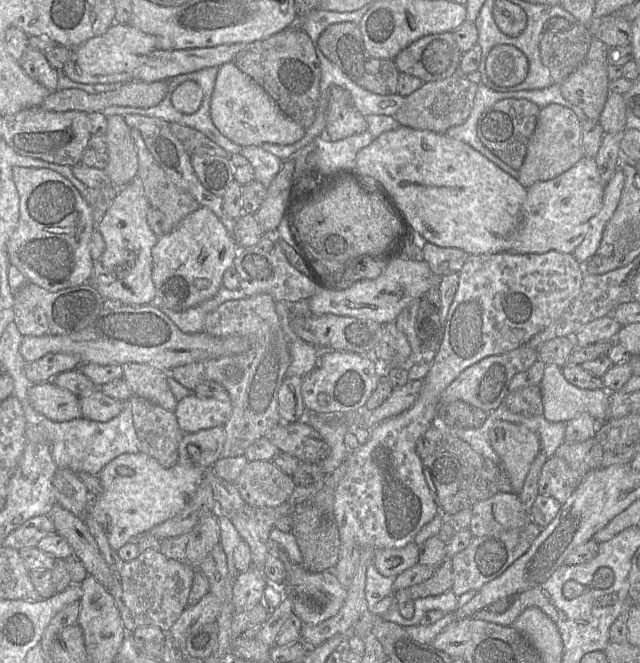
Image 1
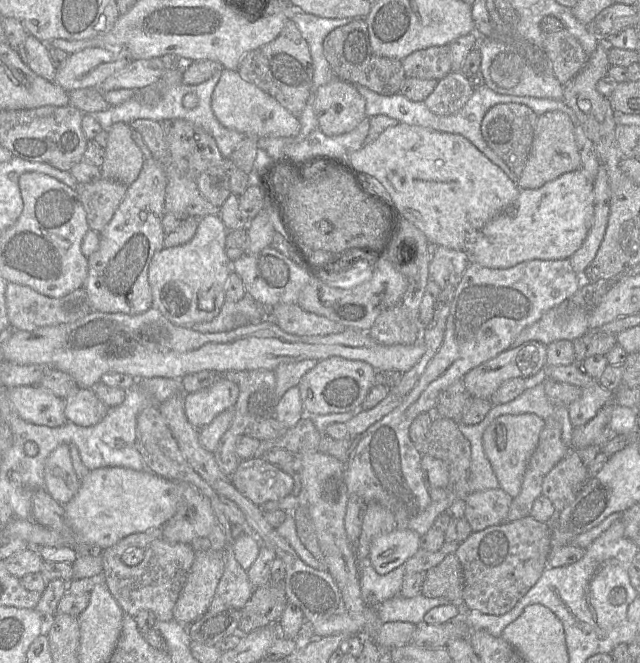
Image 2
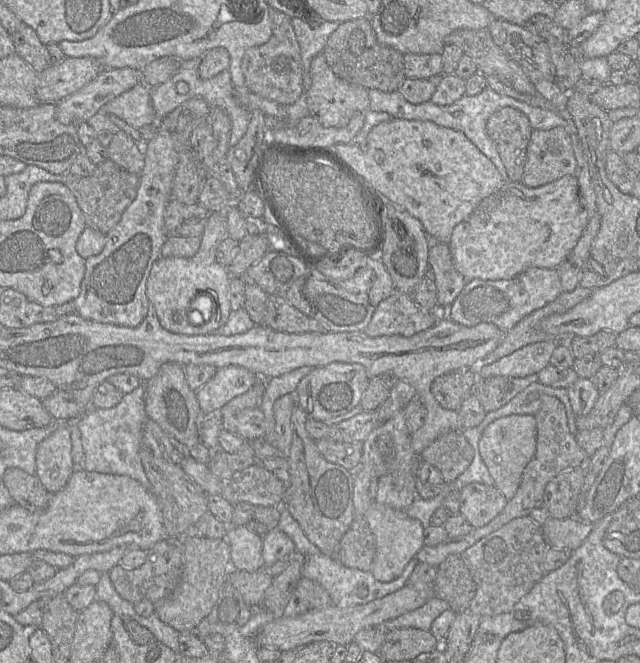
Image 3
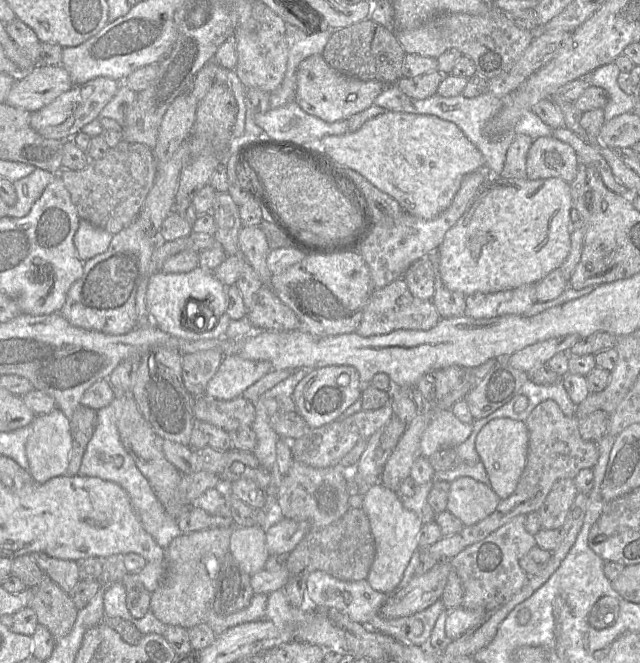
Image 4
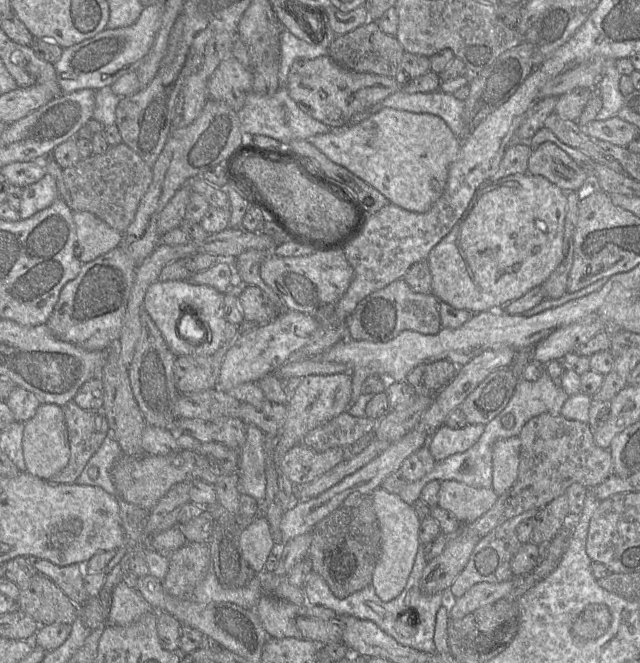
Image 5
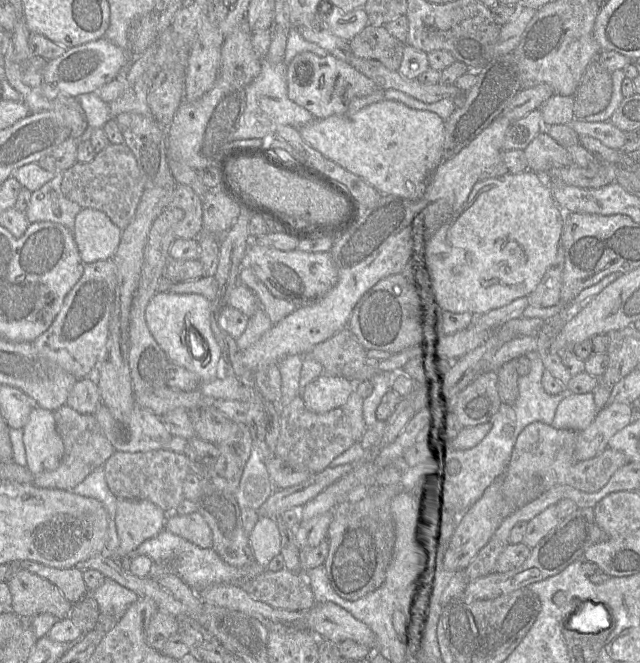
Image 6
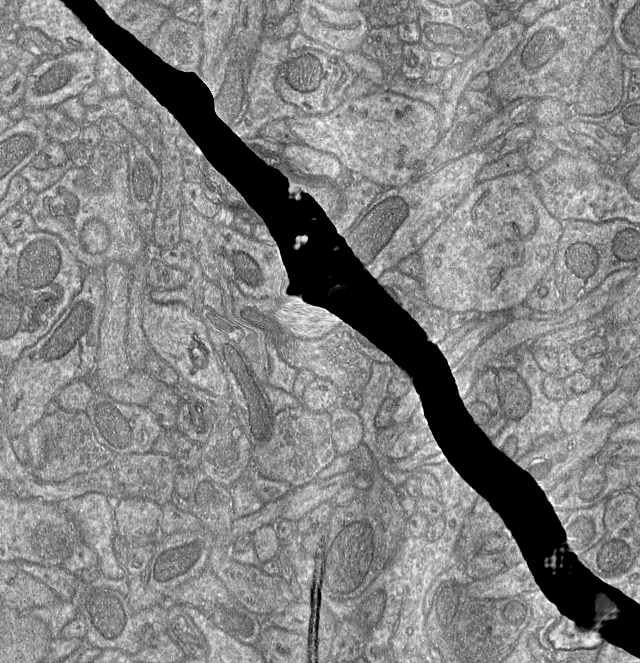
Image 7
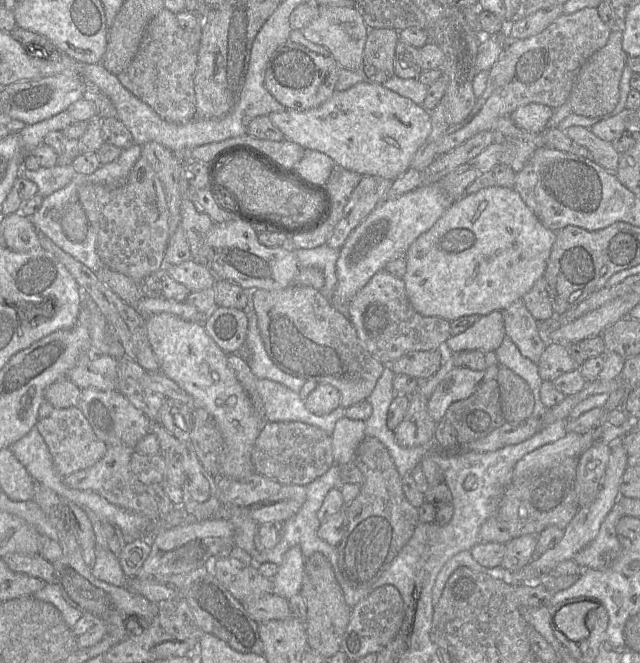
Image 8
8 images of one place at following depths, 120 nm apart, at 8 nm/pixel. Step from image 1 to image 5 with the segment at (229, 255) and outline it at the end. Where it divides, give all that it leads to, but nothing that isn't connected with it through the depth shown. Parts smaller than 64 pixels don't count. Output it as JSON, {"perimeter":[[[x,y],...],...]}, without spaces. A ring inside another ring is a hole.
{"perimeter":[[[189,280],[159,281],[149,286],[144,296],[143,310],[161,332],[169,349],[177,356],[202,355],[215,353],[225,343],[224,329],[227,321],[223,316],[224,294],[211,286],[197,285]],[[184,316],[184,322],[190,320],[195,329],[190,329],[191,338],[182,337],[178,323]],[[198,322],[200,326],[196,326]]]}

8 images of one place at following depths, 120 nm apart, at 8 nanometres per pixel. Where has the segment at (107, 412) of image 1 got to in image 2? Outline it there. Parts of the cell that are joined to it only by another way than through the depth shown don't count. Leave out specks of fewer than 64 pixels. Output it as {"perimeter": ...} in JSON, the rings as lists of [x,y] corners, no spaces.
{"perimeter":[[[80,388],[65,399],[65,416],[68,421],[81,426],[99,423],[107,414],[106,406],[93,389]]]}

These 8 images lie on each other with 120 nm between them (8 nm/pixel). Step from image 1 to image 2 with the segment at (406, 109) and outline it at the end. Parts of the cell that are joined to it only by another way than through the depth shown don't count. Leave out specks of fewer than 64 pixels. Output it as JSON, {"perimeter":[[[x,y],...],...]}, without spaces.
{"perimeter":[[[450,72],[423,101],[434,114],[448,116],[457,113],[470,99],[474,90],[460,72]]]}

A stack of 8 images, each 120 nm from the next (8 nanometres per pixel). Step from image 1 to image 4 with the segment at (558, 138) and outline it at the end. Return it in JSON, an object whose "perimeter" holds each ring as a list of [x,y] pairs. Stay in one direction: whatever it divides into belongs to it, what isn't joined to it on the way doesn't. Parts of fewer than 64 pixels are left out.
{"perimeter":[[[553,136],[539,137],[528,151],[527,179],[561,178],[571,184],[577,176],[578,163],[578,156],[569,144]]]}

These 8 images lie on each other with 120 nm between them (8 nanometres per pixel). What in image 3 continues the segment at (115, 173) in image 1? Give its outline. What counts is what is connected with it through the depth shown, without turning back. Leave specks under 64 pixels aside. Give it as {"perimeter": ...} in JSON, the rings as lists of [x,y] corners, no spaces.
{"perimeter":[[[117,130],[107,147],[108,158],[130,173],[141,175],[145,165],[143,154],[136,142],[124,131]]]}

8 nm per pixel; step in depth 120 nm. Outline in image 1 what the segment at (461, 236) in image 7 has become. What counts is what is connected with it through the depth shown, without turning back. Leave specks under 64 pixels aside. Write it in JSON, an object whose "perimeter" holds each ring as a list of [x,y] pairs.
{"perimeter":[[[583,157],[558,177],[528,188],[522,207],[522,221],[509,239],[507,252],[543,254],[549,251],[573,254],[591,229],[591,220],[602,209],[605,186],[595,158]]]}

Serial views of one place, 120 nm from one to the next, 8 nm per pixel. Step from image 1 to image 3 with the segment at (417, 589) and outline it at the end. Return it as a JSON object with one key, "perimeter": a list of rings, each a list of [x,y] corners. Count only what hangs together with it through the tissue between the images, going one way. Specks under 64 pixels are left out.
{"perimeter":[[[448,556],[437,566],[433,582],[434,596],[447,602],[455,614],[467,611],[475,595],[476,584],[460,556]]]}

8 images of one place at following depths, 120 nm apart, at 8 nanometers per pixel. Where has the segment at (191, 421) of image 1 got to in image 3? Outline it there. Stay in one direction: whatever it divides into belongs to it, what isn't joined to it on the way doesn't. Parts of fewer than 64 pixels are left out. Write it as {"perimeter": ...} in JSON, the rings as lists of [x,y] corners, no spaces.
{"perimeter":[[[230,365],[217,369],[216,374],[195,391],[205,415],[218,411],[233,398],[247,392],[260,378],[247,368]]]}

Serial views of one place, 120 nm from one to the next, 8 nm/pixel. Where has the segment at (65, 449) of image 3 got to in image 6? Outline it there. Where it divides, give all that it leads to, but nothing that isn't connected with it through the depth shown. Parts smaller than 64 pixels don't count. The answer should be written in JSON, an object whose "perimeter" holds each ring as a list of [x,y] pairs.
{"perimeter":[[[34,406],[23,427],[27,465],[33,475],[58,468],[64,454],[54,412]]]}

